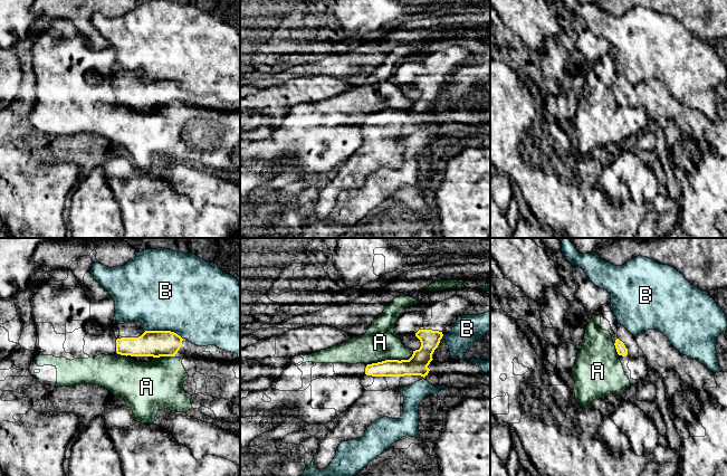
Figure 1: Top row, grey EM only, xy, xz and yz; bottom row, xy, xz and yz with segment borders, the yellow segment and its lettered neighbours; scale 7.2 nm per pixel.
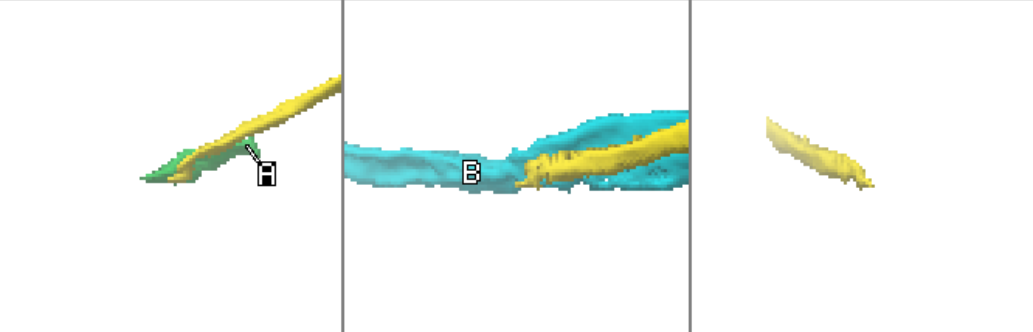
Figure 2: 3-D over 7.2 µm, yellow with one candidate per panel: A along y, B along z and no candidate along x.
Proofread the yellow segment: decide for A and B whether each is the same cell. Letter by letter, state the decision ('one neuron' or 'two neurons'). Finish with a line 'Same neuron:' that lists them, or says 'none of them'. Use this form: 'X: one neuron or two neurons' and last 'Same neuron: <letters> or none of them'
A: two neurons
B: two neurons
Same neuron: none of them

